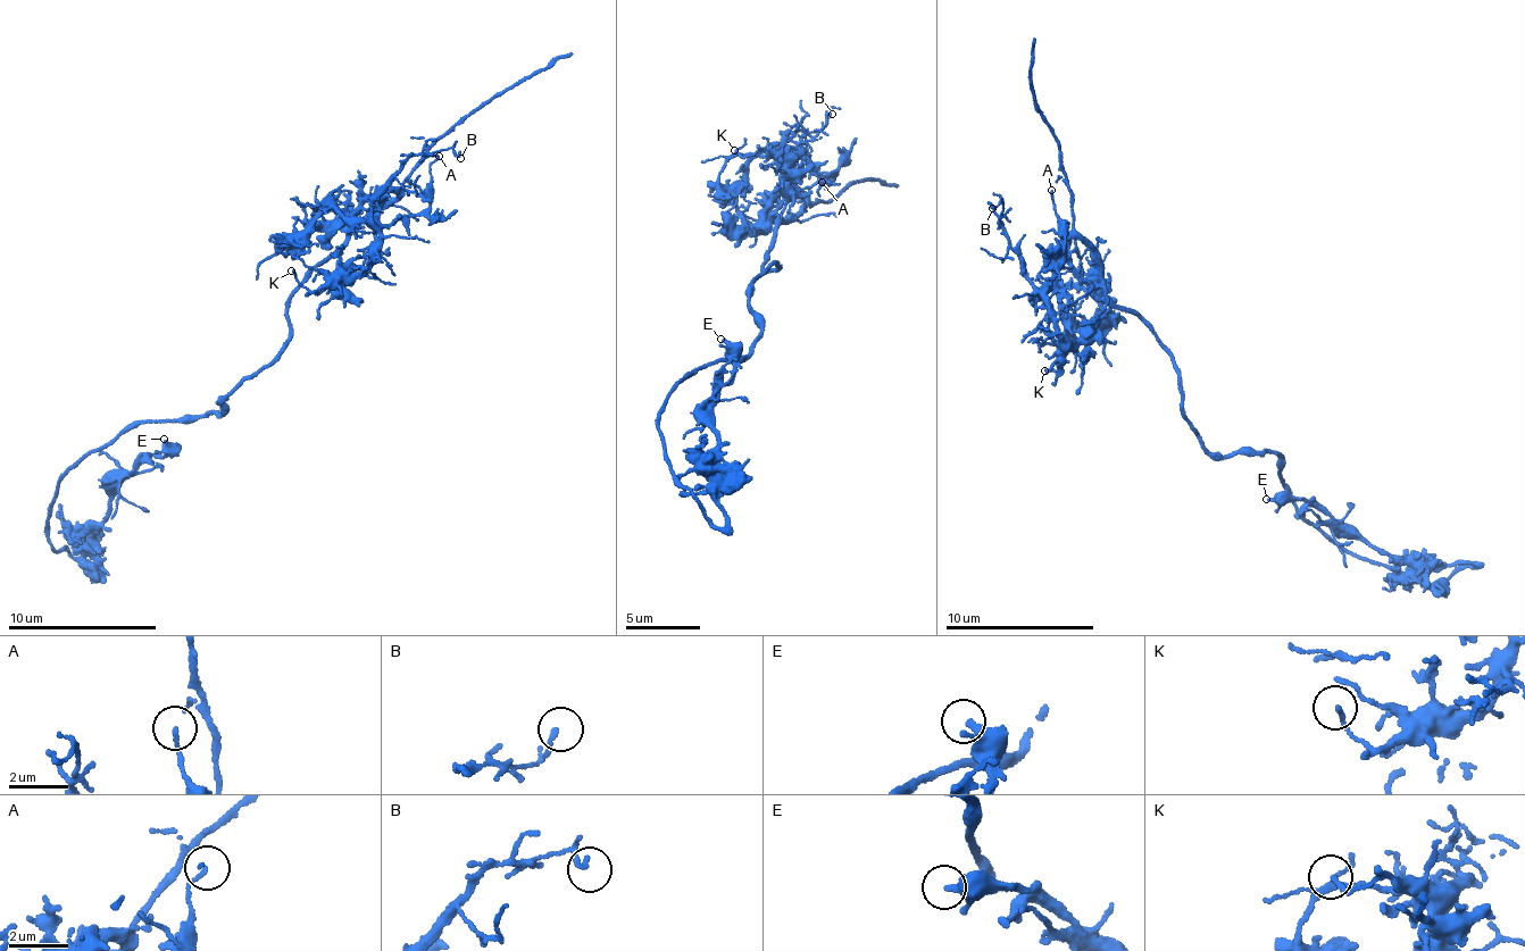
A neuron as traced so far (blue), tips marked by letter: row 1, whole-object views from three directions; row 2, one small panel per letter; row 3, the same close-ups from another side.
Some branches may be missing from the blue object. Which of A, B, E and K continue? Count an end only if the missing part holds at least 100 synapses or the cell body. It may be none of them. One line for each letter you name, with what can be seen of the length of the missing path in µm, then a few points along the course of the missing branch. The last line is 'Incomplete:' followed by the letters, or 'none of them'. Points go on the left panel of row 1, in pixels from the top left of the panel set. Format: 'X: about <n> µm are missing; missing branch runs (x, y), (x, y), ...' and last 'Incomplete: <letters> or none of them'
Incomplete: none of them

